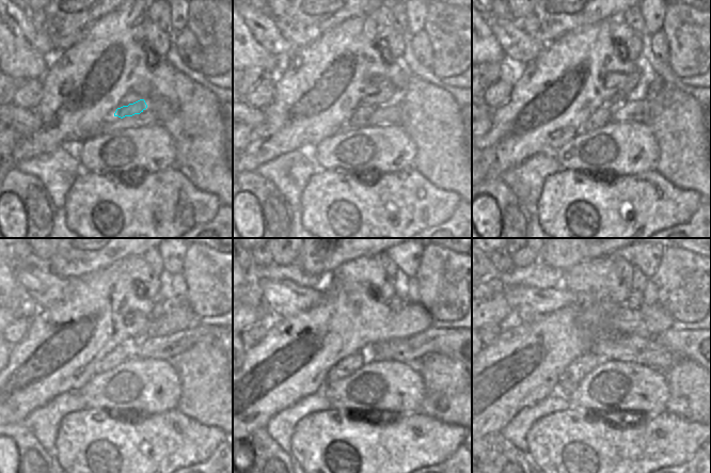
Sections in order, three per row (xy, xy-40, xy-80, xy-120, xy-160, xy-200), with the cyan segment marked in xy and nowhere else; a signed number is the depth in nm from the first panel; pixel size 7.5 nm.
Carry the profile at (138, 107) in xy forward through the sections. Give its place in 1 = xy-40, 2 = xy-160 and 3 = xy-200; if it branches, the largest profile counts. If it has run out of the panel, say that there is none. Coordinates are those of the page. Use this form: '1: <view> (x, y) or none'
1: xy-40 (360, 116)
2: xy-160 (350, 363)
3: xy-200 (580, 366)

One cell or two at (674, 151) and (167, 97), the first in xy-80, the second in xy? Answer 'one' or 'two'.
one

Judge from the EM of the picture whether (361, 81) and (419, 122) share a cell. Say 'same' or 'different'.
same

